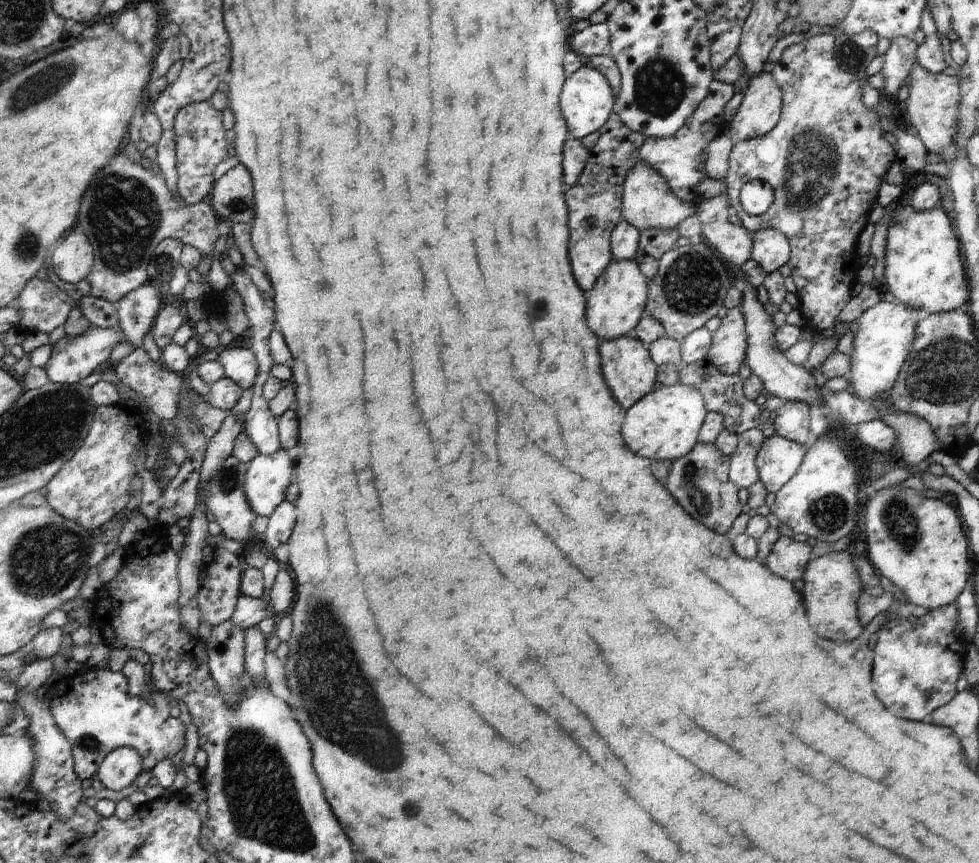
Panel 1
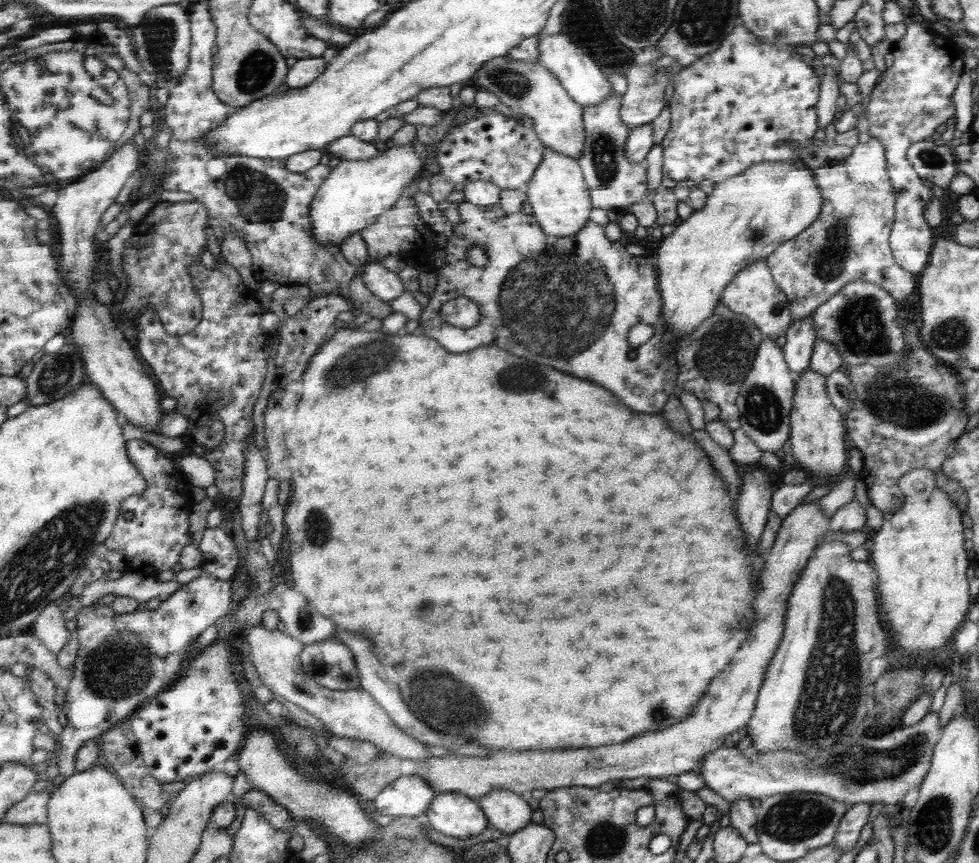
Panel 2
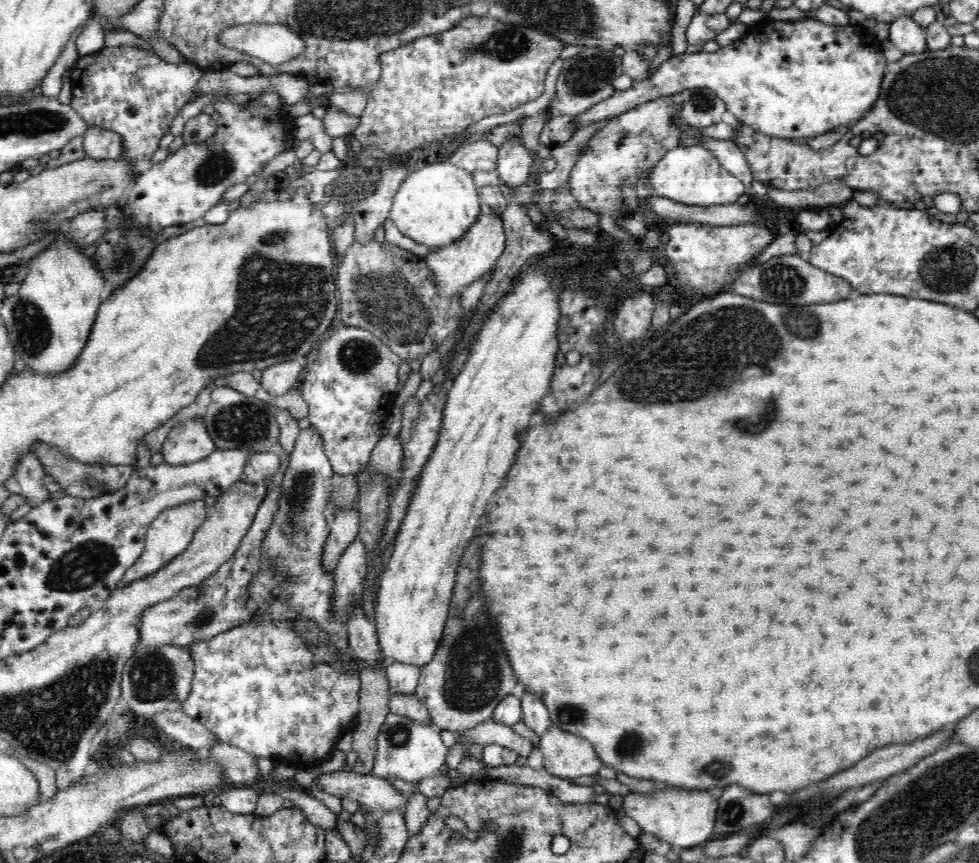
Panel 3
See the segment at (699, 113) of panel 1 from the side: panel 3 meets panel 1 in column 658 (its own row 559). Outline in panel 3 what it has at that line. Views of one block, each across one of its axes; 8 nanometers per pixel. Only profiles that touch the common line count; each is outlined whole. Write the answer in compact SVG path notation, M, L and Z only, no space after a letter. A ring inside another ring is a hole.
M190 500L186 504L178 504L174 508L166 508L160 512L160 516L150 524L148 534L146 534L146 550L140 556L140 560L124 574L124 578L118 584L118 590L122 590L124 586L132 584L134 580L142 580L154 572L160 572L160 568L164 568L166 564L170 564L170 560L174 560L176 556L180 556L192 542L196 530L206 522L208 516L208 506L202 500Z

